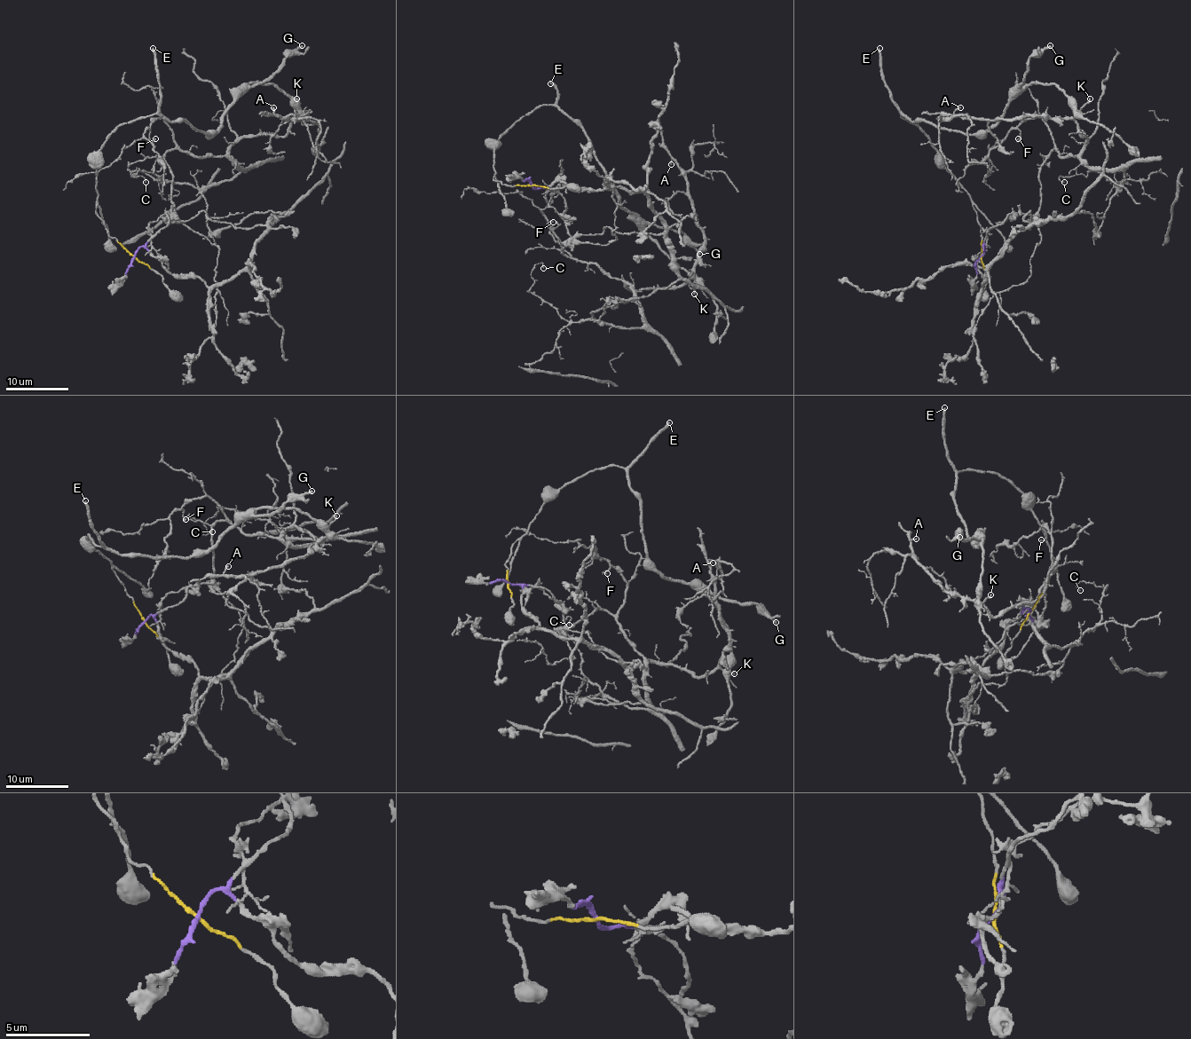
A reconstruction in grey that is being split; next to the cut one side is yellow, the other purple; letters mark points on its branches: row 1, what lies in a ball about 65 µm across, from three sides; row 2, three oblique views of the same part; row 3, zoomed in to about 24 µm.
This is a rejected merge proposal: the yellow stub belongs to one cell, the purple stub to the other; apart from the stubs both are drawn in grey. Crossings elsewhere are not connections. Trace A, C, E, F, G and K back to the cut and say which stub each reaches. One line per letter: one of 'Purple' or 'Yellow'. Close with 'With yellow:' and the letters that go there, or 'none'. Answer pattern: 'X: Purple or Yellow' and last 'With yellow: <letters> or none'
A: Purple
C: Purple
E: Yellow
F: Purple
G: Yellow
K: Purple
With yellow: E, G

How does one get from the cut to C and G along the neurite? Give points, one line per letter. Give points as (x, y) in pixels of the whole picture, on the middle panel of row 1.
C: (531, 184), (565, 222), (565, 255), (621, 279), (643, 325), (567, 321), (528, 292), (544, 268)
G: (531, 185), (493, 179), (493, 144), (544, 105), (557, 106), (583, 129), (621, 206), (680, 231), (699, 255)

